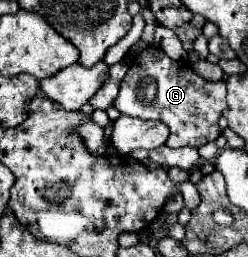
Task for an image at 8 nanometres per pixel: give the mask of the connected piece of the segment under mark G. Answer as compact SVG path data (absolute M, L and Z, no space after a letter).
M148 46L126 72L120 84L120 94L114 100L114 108L126 116L164 122L170 128L170 136L166 140L166 146L170 148L200 148L220 136L218 118L228 108L226 84L224 80L202 80L186 62L182 68L180 62L170 60L158 46Z

